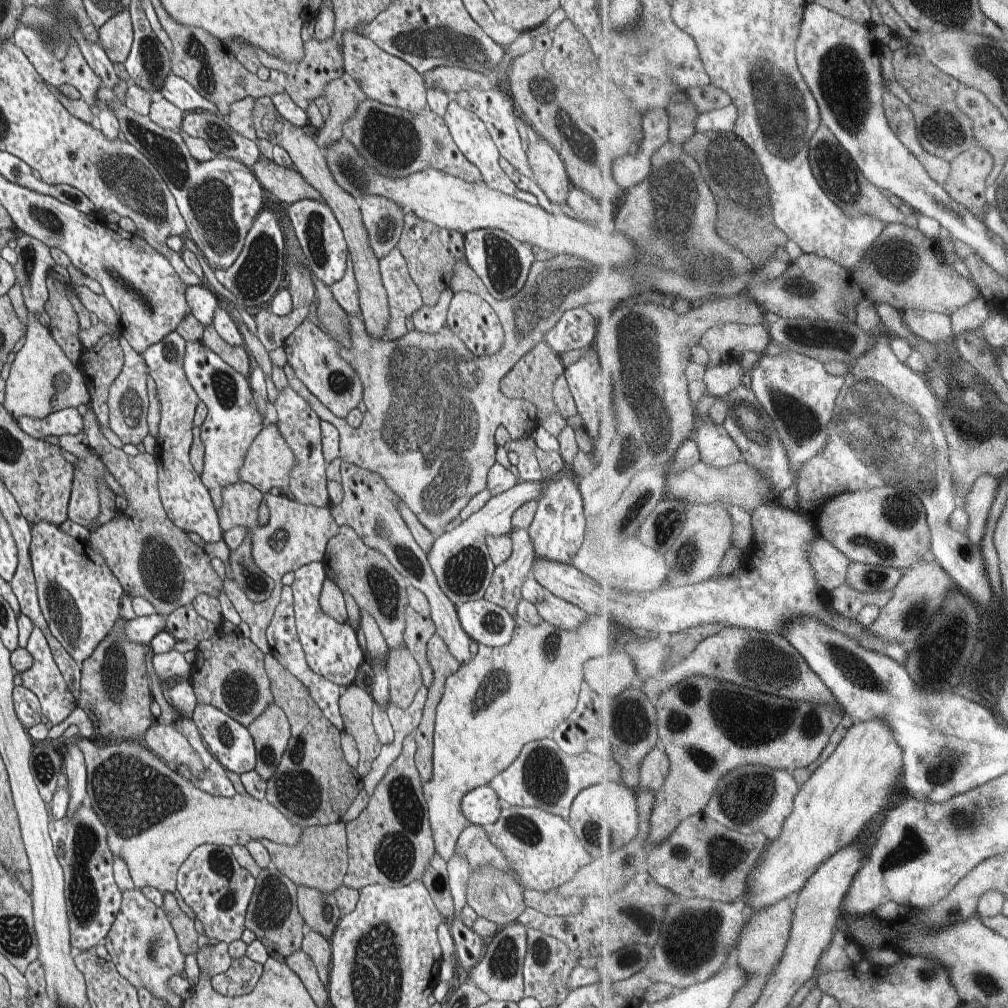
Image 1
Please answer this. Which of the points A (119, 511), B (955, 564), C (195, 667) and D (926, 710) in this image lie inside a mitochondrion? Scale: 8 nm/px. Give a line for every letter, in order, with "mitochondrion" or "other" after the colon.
A: other
B: other
C: other
D: mitochondrion

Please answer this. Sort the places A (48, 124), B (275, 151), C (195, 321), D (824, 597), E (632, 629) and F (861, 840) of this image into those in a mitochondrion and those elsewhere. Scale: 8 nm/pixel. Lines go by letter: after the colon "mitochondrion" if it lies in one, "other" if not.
A: other
B: other
C: other
D: other
E: other
F: other

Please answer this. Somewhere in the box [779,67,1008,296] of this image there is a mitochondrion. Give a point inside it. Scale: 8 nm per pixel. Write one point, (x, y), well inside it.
(837, 170)

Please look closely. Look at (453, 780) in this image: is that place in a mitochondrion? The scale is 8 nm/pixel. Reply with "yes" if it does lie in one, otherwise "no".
no

